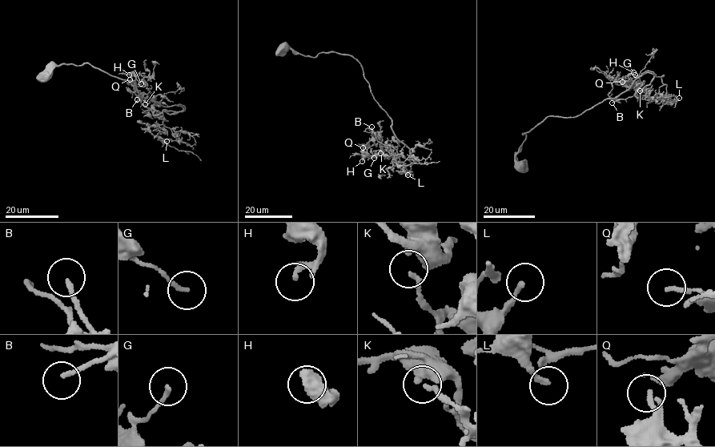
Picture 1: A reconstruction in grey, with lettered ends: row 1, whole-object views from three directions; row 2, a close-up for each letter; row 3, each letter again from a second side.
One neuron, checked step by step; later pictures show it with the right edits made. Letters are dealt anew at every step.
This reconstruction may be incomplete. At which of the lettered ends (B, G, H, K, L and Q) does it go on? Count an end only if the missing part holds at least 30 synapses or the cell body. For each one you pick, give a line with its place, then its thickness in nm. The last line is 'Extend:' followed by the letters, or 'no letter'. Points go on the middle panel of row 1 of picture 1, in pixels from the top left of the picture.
Extend: no letter

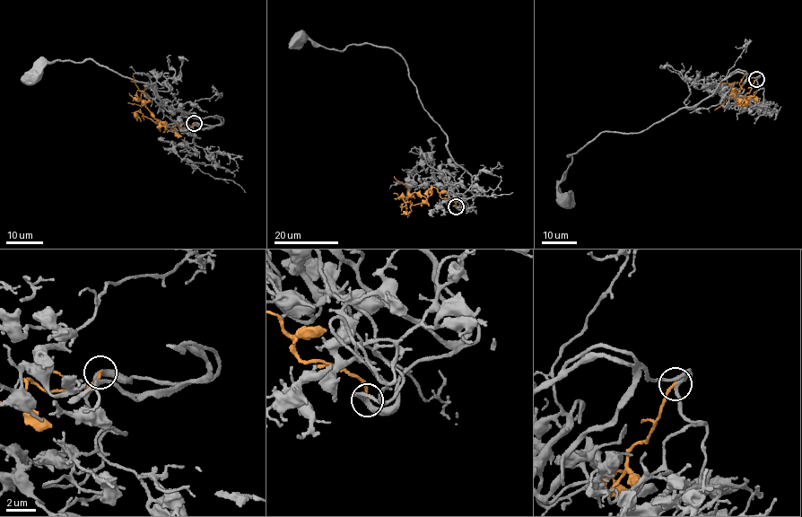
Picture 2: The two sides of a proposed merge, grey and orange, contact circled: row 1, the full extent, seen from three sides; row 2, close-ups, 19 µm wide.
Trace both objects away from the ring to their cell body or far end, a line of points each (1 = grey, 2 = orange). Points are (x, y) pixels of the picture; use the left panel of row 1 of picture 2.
1: (194, 123), (221, 120), (188, 118), (161, 106), (155, 83), (122, 76), (89, 59), (55, 60), (32, 78)
2: (194, 123), (190, 127), (175, 126), (168, 130), (145, 107), (148, 98), (135, 84), (133, 74)

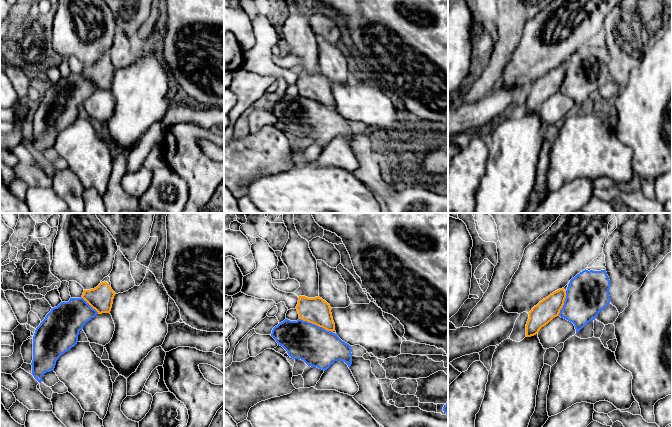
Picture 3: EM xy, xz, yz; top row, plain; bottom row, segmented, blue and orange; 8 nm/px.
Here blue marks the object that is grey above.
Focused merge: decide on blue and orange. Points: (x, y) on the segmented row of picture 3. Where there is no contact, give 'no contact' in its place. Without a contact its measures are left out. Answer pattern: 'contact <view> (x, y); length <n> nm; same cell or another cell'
contact xz (316, 325); length 300 nm; same cell

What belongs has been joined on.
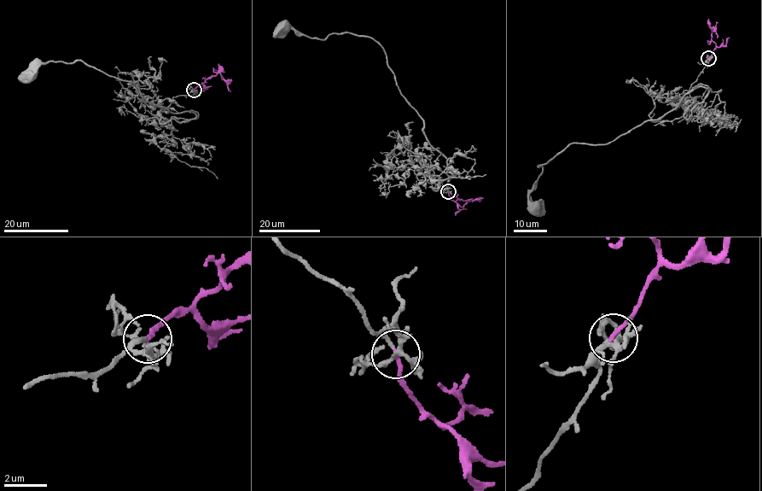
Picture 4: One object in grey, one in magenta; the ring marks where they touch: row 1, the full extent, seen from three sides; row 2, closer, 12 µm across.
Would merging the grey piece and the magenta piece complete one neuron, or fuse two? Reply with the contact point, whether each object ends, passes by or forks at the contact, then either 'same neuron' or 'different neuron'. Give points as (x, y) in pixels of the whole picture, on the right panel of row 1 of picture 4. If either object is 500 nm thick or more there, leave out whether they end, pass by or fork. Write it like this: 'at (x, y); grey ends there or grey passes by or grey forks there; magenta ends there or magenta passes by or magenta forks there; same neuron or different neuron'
at (708, 58); grey forks there; magenta ends there; same neuron

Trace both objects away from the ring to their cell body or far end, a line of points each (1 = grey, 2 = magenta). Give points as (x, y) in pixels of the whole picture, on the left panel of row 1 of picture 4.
1: (193, 90), (171, 99), (161, 123), (195, 114), (142, 102), (138, 81), (78, 60), (48, 61), (28, 77)
2: (194, 90), (218, 73), (231, 91)

